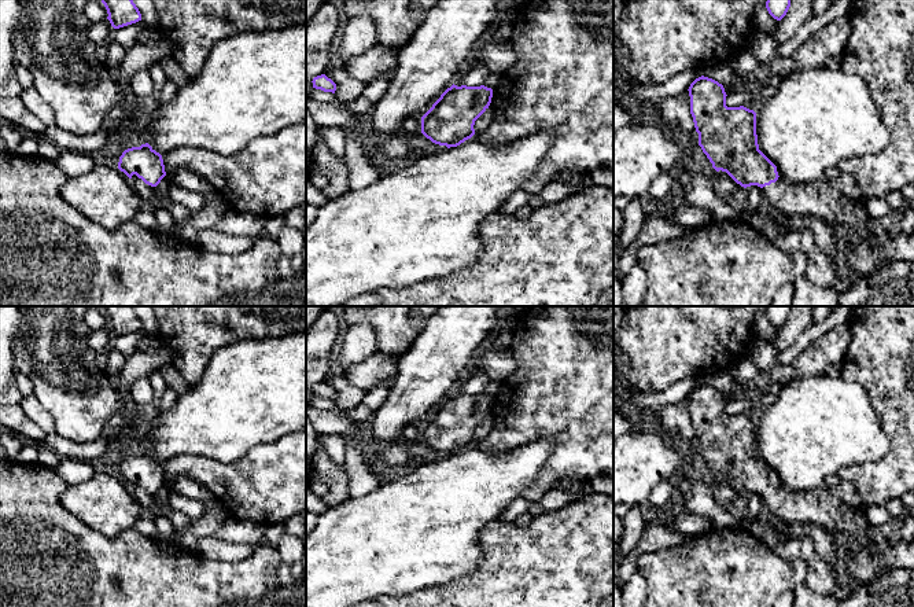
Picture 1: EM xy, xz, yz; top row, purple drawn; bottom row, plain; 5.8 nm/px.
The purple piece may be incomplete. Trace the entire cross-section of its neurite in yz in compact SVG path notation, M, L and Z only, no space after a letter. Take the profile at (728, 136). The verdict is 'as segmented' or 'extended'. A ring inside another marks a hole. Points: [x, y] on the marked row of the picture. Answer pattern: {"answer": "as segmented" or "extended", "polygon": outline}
{"answer": "extended", "polygon": "M704 76L688 91L699 146L712 168L726 172L744 188L760 187L784 216L812 216L837 229L844 228L852 279L870 277L891 262L914 260L914 229L911 233L880 235L867 228L869 217L852 174L841 172L834 179L808 184L786 181L759 150L753 110L727 107L723 85Z"}

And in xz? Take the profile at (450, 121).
{"answer": "as segmented", "polygon": "M452 85L421 117L421 133L439 146L457 147L475 135L475 121L489 108L493 89Z"}

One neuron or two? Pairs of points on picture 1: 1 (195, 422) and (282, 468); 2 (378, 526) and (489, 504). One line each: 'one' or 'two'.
1: two
2: one

